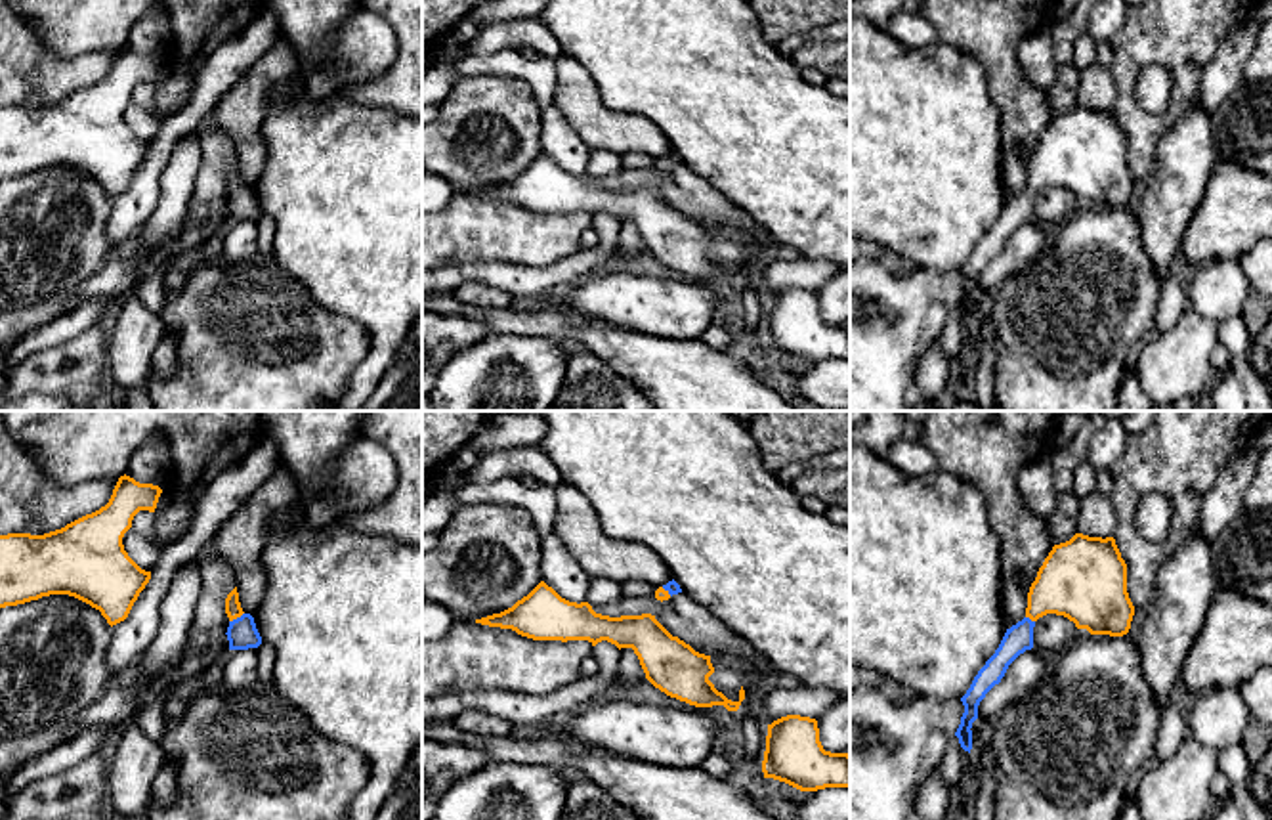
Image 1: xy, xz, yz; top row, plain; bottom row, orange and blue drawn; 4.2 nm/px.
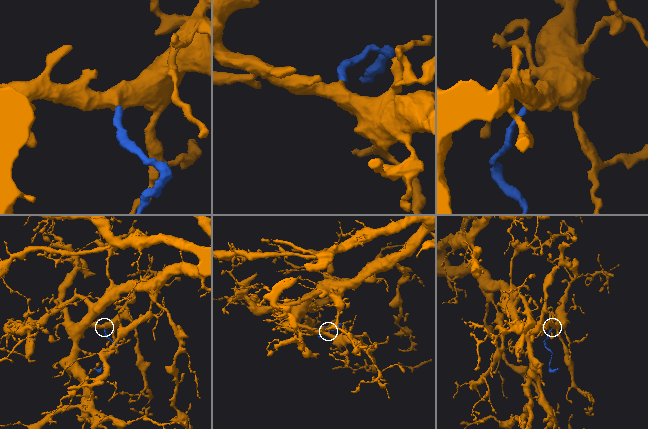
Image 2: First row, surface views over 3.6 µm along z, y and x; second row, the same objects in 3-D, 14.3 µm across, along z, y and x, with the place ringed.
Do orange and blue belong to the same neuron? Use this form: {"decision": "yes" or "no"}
{"decision": "yes"}

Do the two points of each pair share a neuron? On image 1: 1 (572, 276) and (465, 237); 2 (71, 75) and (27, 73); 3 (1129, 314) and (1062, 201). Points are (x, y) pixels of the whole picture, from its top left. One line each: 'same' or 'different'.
1: different
2: same
3: different

